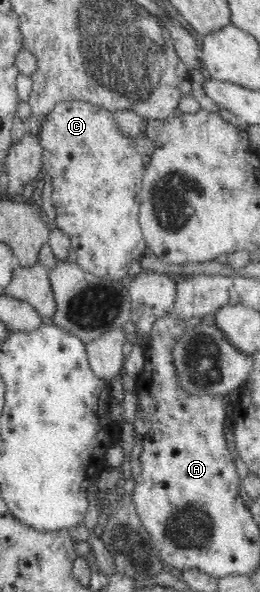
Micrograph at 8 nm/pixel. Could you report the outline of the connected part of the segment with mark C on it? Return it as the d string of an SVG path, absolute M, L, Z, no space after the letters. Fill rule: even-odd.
M60 101L41 120L38 133L40 147L44 147L43 168L51 178L51 199L56 217L51 225L70 236L70 248L76 252L78 265L94 276L127 281L127 266L146 251L147 246L140 228L140 200L143 174L143 155L136 149L133 139L121 134L104 107L93 102Z

